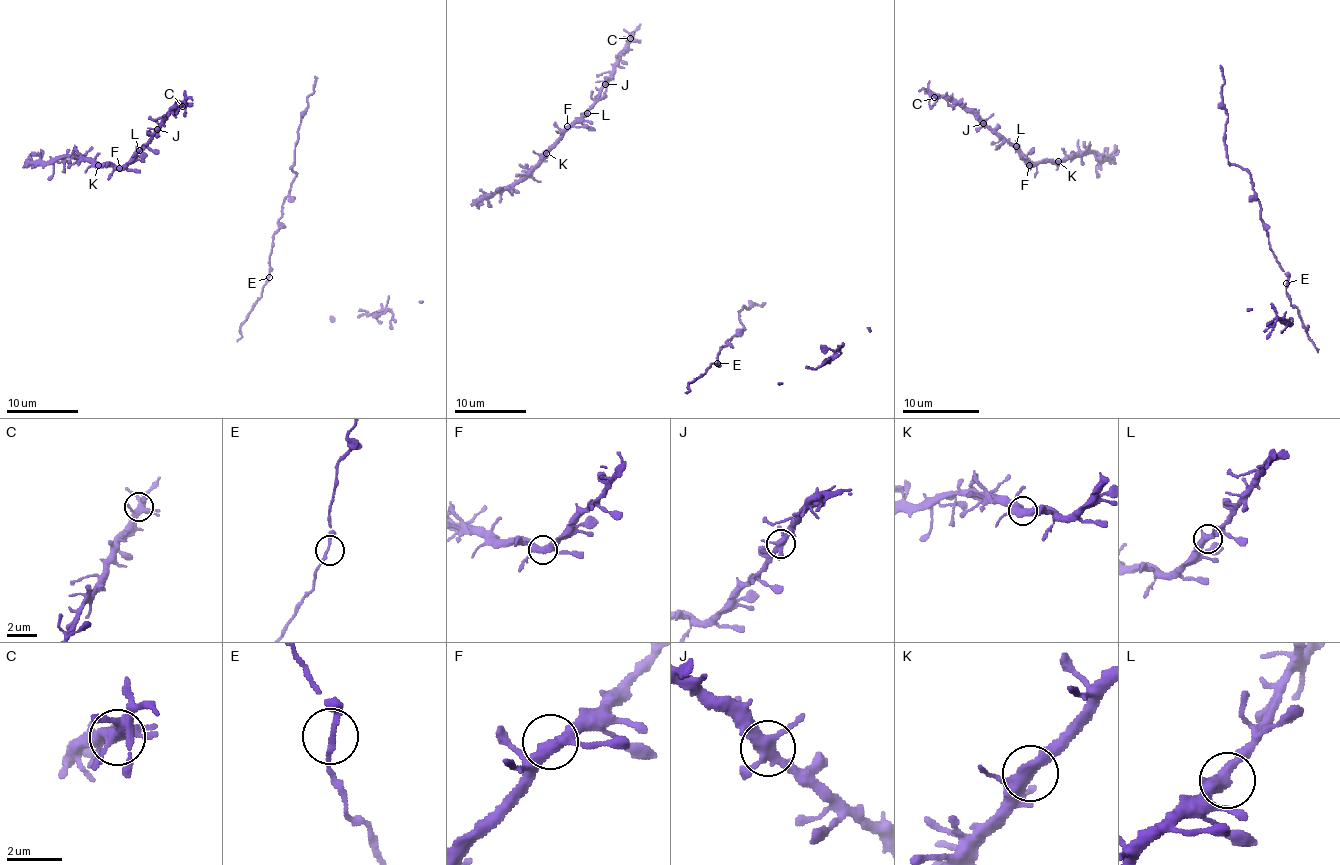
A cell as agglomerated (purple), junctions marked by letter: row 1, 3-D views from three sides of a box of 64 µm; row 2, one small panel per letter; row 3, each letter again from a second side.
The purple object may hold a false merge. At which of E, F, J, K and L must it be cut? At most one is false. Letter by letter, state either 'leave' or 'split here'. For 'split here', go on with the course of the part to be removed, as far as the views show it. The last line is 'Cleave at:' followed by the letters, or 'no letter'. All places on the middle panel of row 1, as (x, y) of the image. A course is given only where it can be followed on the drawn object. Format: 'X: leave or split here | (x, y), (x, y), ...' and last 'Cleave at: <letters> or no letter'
E: leave
F: leave
J: leave
K: leave
L: leave
Cleave at: no letter

